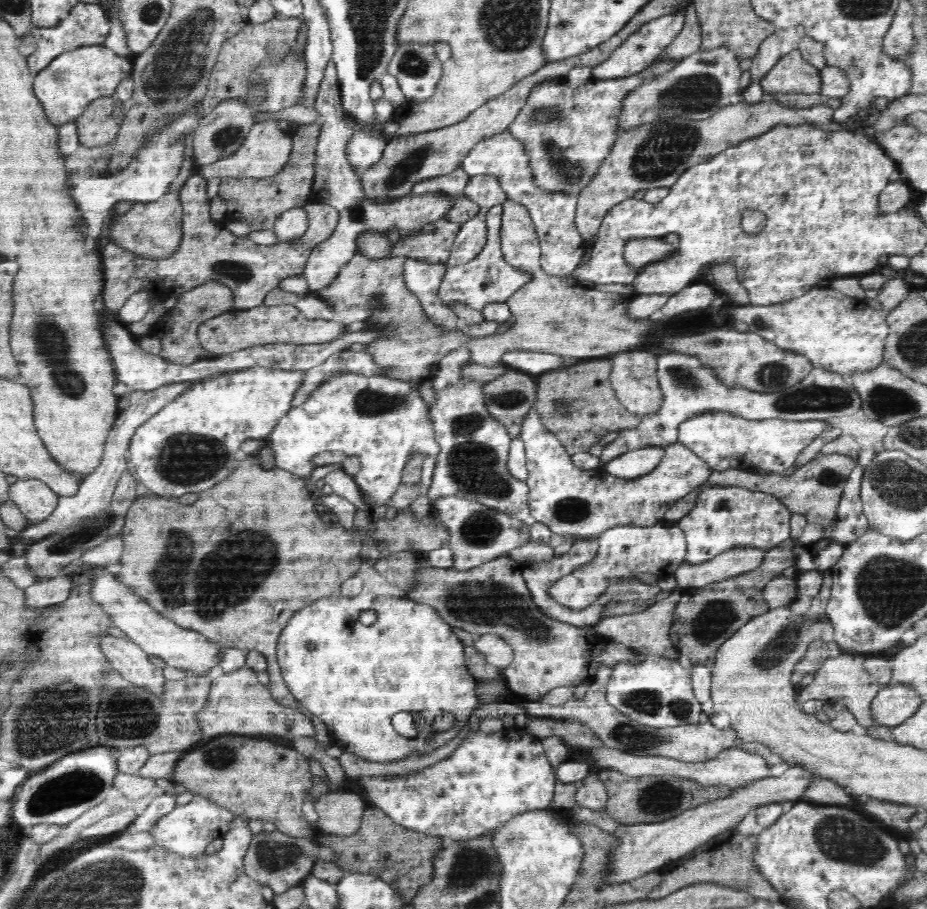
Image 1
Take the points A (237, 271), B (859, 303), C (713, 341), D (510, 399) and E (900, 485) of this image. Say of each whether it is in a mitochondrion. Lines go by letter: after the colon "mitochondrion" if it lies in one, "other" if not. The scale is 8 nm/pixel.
A: mitochondrion
B: other
C: mitochondrion
D: mitochondrion
E: mitochondrion

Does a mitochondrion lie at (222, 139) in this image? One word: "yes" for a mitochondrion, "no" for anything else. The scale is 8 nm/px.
yes

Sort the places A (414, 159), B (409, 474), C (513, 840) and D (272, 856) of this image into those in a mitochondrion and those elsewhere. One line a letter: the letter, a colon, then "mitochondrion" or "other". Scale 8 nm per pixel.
A: mitochondrion
B: other
C: mitochondrion
D: mitochondrion

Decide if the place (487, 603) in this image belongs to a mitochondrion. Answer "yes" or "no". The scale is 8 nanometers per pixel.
yes

